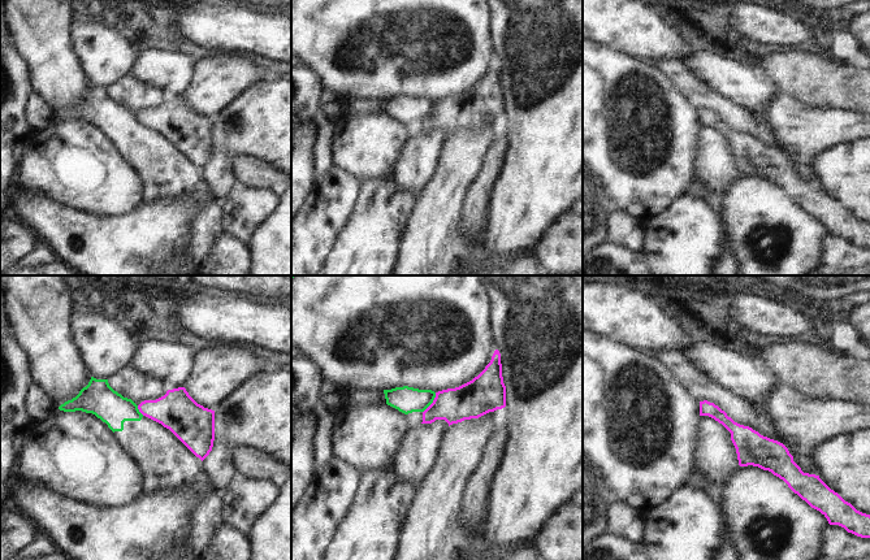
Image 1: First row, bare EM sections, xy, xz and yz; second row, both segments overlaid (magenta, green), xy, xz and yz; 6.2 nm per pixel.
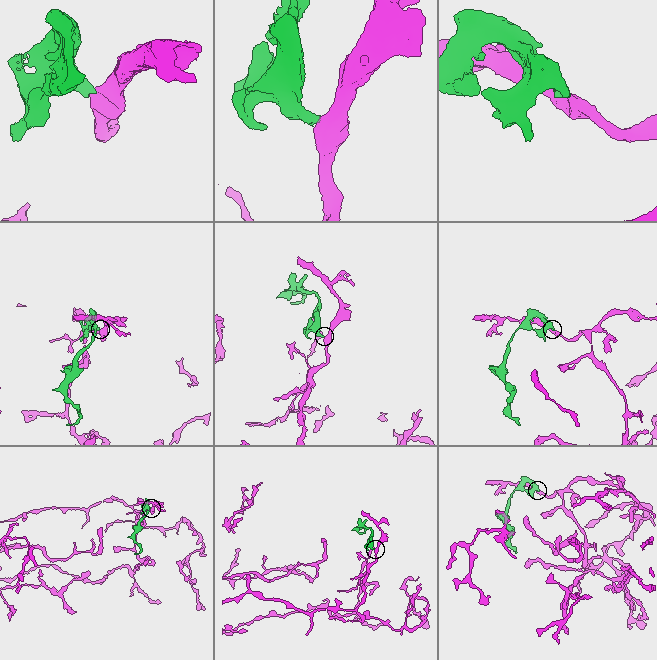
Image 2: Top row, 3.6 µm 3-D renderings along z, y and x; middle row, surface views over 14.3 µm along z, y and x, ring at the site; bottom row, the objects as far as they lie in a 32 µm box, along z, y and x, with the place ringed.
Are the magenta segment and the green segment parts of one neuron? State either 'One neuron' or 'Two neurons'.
Two neurons.

